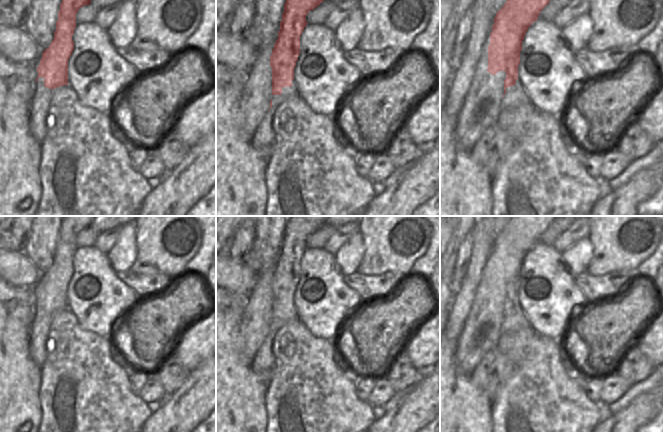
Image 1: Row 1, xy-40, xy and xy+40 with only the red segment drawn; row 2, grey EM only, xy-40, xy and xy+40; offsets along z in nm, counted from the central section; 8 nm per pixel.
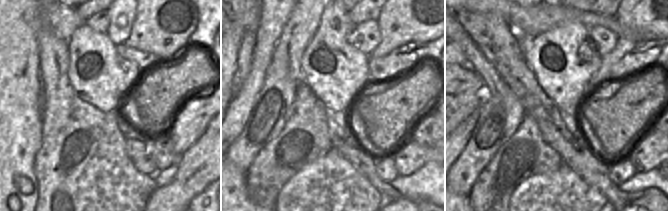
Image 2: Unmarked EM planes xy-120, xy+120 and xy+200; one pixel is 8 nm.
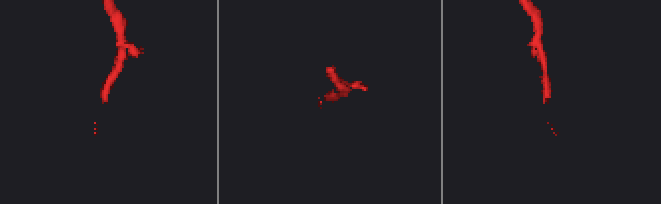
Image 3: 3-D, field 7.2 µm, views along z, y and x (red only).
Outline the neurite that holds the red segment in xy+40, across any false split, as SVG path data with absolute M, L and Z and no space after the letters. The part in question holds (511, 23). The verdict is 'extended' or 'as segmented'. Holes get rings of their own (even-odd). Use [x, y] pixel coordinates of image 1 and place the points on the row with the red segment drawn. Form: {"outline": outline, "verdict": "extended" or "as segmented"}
{"outline": "M507 0L496 13L490 44L482 54L470 90L464 100L456 124L456 144L463 151L471 151L484 132L496 123L501 112L506 88L516 84L522 42L528 28L538 19L550 0Z", "verdict": "extended"}

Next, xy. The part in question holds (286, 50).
{"outline": "M286 0L280 22L278 38L274 45L263 45L258 49L258 58L250 70L240 110L244 118L246 132L252 137L256 133L266 113L272 107L272 96L281 95L283 87L291 87L294 68L300 54L300 36L308 24L306 16L324 0Z", "verdict": "extended"}

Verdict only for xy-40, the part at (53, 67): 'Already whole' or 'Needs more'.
Needs more.

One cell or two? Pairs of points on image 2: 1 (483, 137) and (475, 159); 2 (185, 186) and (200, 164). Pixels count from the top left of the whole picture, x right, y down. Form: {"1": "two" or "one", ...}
{"1": "one", "2": "one"}

